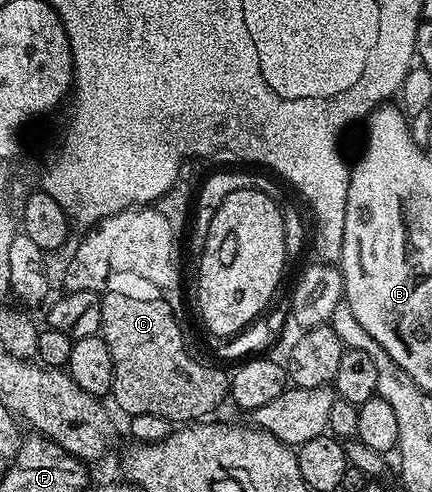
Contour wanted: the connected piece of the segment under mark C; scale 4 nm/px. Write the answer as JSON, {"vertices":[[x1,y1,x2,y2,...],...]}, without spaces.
{"vertices":[[110,290,102,296,100,318,102,327,100,335,108,346,108,354,112,354,112,370,114,371,114,386,112,400,118,403,118,408,126,412,127,417,136,414,156,414,171,422,198,422,209,412,214,412,230,395,230,376,210,364,201,364,192,353,186,349,186,340,182,337,182,328,178,325,179,313,168,306,160,298,145,300,142,296,125,296,122,292]]}

